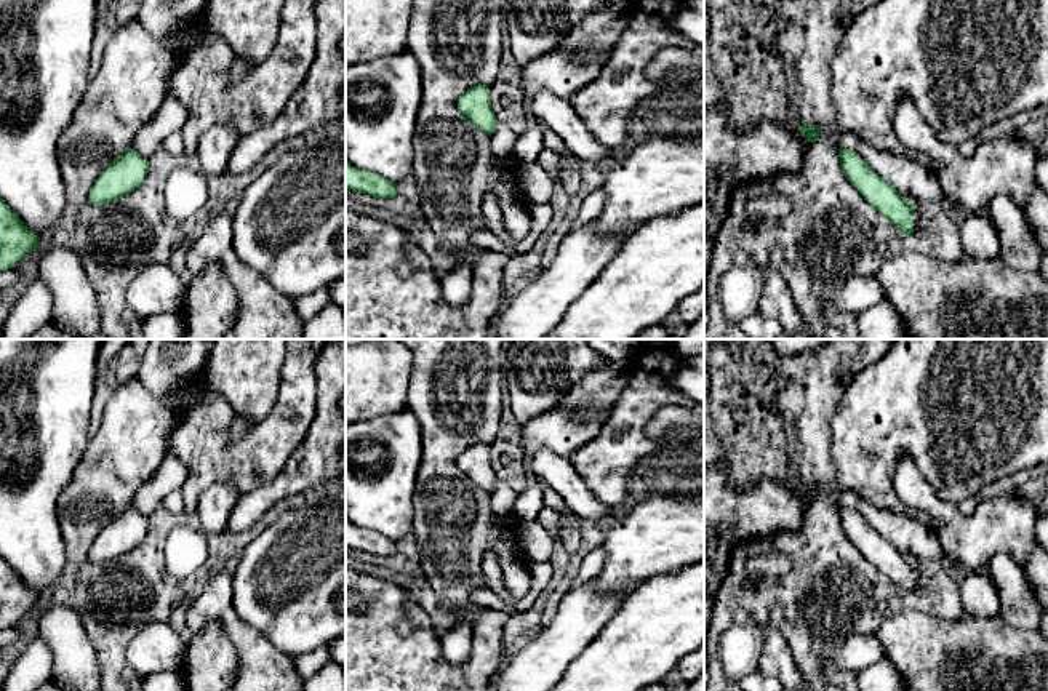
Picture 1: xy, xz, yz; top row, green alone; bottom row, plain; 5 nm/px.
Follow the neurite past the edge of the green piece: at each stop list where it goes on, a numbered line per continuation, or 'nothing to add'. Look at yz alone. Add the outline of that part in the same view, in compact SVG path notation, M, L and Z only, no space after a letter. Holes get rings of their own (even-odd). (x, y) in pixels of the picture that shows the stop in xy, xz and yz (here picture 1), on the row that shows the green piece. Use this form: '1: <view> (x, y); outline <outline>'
1: yz (919, 223); outline M915 208L915 211L914 211L914 234L922 234L922 232L925 232L925 219Z

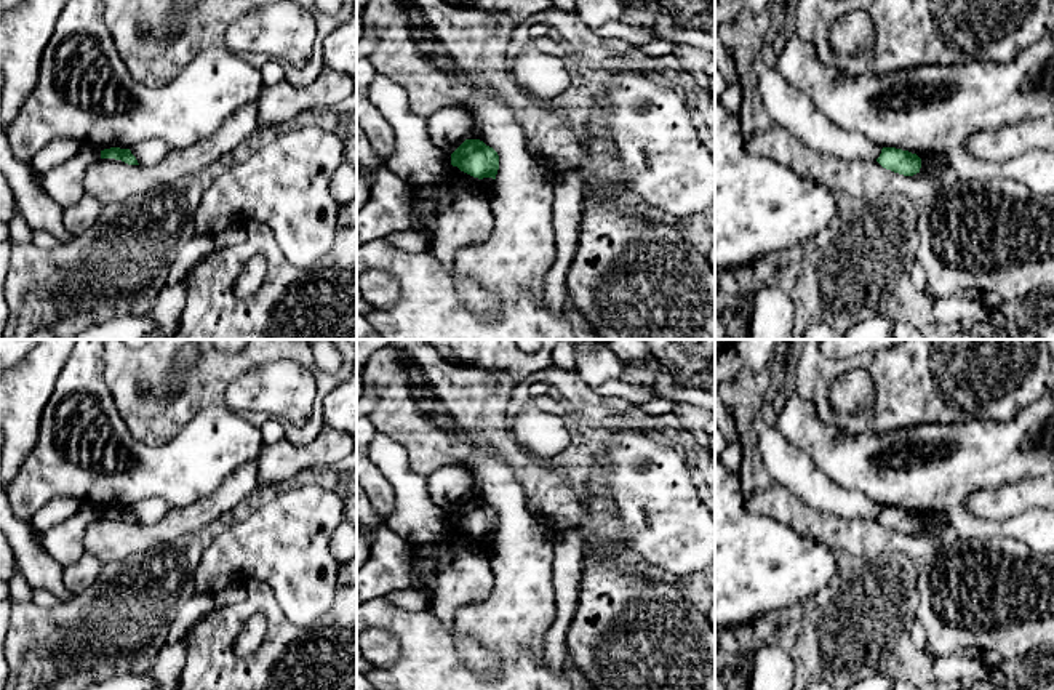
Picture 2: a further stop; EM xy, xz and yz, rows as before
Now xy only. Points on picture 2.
nothing to add

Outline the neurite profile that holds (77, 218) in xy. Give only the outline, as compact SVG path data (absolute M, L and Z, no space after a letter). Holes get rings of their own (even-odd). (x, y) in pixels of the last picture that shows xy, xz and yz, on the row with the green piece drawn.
M83 195L75 205L62 208L62 224L75 237L94 226L101 215L102 205L91 195Z

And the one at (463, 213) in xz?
M451 165L451 173L435 184L435 232L432 253L451 267L461 248L488 240L494 231L493 178L473 178Z

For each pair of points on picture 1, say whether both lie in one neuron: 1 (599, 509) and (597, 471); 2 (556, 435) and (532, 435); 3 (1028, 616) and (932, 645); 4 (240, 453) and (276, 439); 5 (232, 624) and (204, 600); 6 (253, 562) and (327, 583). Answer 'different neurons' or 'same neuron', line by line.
1: different neurons
2: same neuron
3: different neurons
4: same neuron
5: same neuron
6: same neuron

